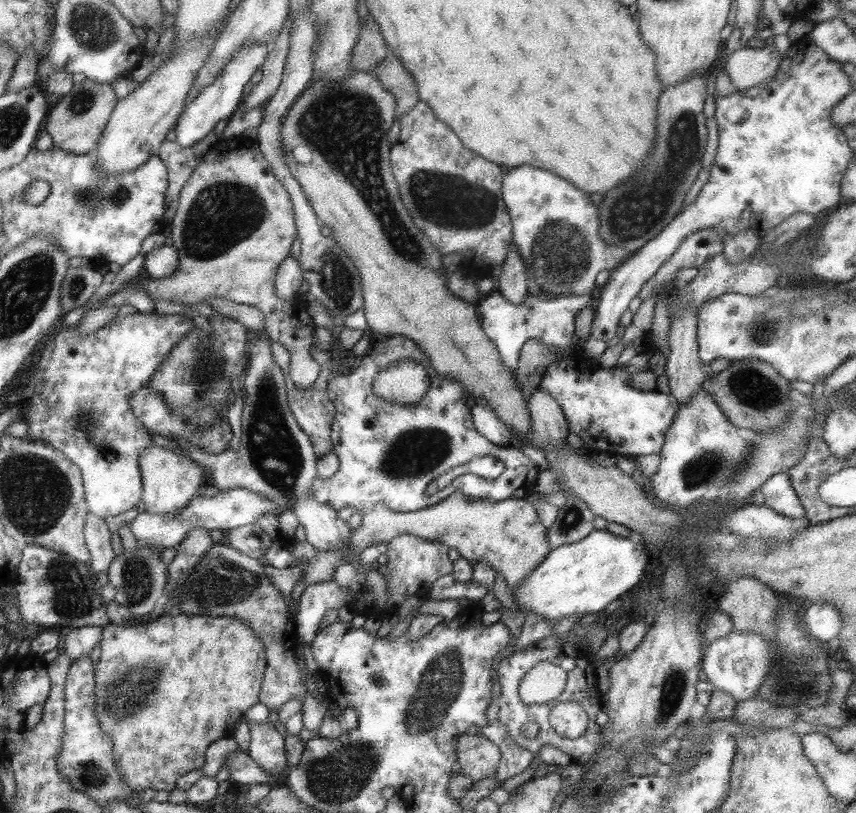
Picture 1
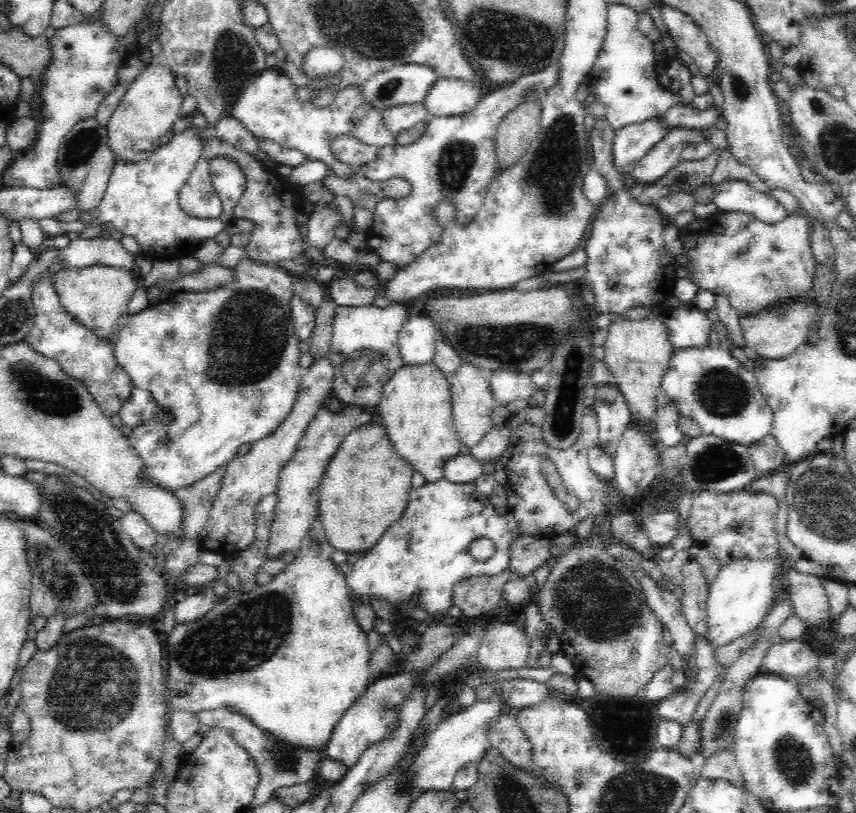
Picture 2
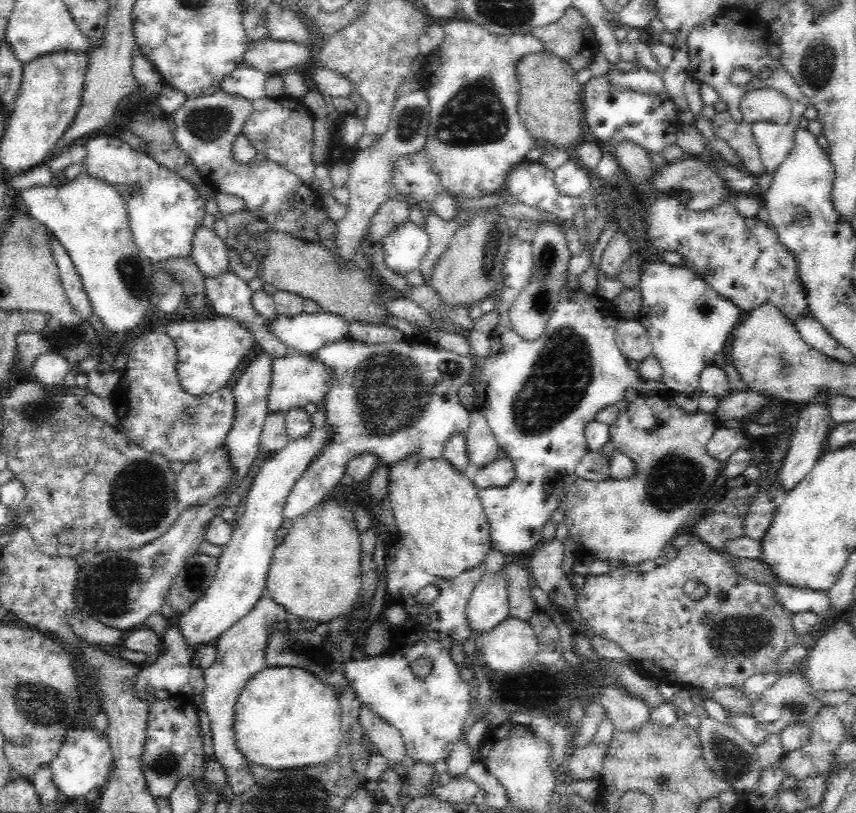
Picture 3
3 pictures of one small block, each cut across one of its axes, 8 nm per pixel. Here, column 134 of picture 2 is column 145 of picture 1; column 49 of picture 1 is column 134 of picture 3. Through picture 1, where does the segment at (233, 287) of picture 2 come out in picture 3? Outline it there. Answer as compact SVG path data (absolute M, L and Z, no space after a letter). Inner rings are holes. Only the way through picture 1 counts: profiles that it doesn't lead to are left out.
M152 328L138 334L130 346L130 358L128 366L122 372L122 378L112 392L112 404L116 408L116 414L120 418L120 432L126 436L126 440L138 448L144 448L150 454L158 454L166 458L168 462L182 462L192 464L200 460L206 452L212 452L214 448L222 446L232 430L232 424L236 420L236 396L234 388L226 384L224 388L218 388L212 394L200 394L192 396L188 394L178 378L178 348L174 340L168 336L168 332Z

